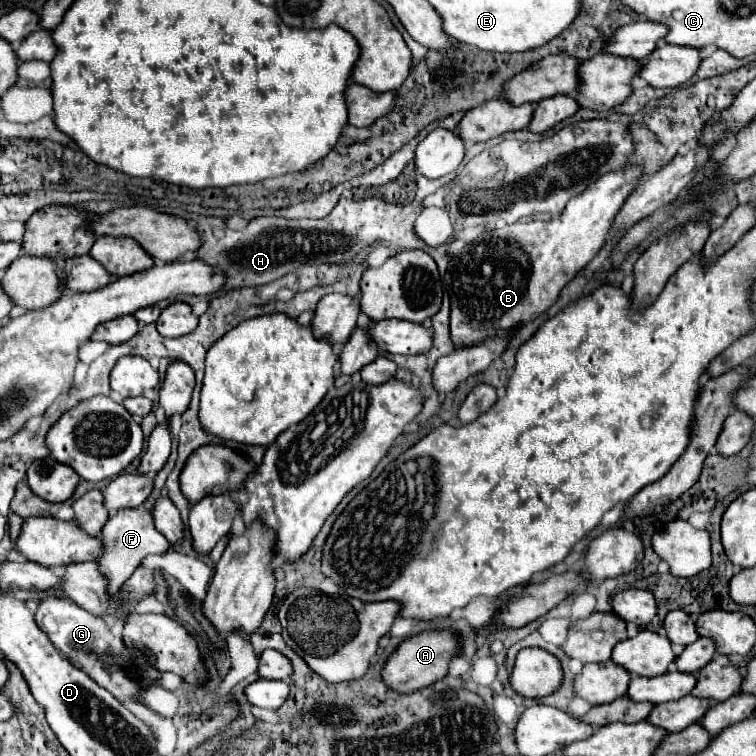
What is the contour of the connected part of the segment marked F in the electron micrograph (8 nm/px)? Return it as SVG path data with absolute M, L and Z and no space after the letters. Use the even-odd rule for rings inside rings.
M123 508L117 514L113 514L107 524L103 526L101 532L101 540L105 544L105 550L101 554L101 558L97 560L99 570L107 576L111 592L117 592L121 588L121 584L125 580L129 580L129 576L135 572L135 568L141 564L141 560L149 554L165 554L169 550L169 540L155 528L153 524L153 514L151 510L141 508Z

